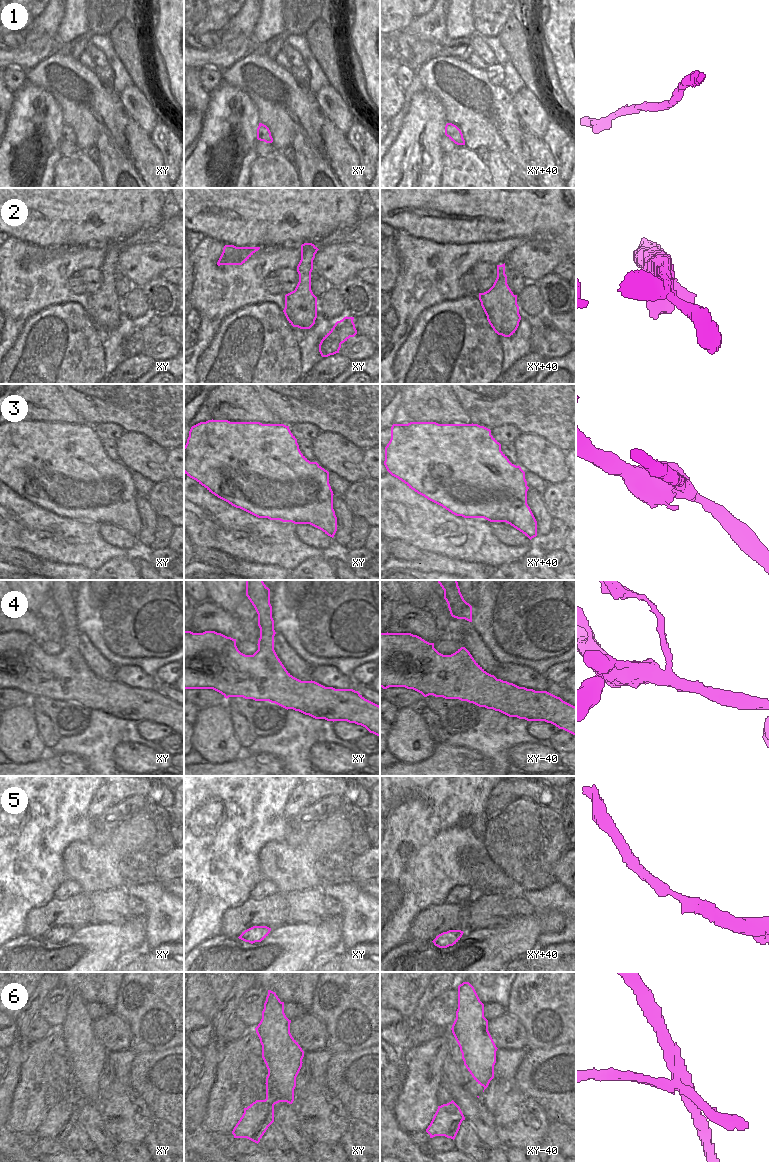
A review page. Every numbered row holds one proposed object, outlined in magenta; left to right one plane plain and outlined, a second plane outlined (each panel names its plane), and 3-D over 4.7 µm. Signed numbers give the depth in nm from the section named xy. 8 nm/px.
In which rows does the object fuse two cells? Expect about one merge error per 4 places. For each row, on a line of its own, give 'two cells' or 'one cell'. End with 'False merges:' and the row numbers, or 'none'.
1: one cell
2: one cell
3: two cells
4: two cells
5: one cell
6: two cells
False merges: 3, 4, 6

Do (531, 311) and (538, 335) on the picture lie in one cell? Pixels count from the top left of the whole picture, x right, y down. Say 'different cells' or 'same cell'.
different cells

